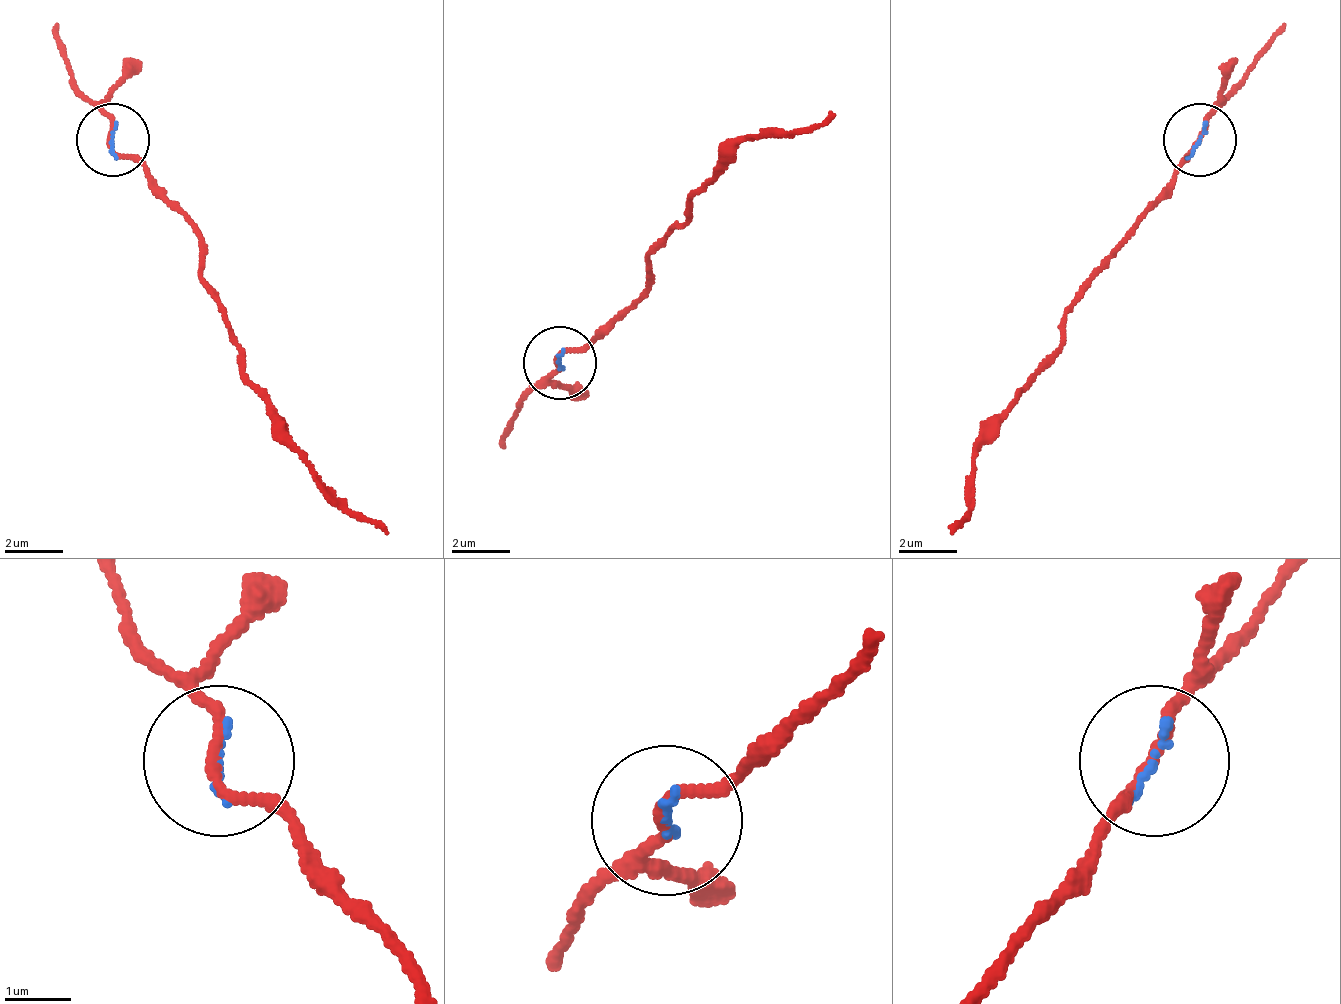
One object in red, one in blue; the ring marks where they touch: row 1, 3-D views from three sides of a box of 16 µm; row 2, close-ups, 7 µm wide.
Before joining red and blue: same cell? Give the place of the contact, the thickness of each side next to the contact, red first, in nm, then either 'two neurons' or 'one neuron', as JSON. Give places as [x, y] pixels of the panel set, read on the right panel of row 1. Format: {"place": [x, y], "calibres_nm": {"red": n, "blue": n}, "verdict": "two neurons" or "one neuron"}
{"place": [1200, 140], "calibres_nm": {"red": 150, "blue": 90}, "verdict": "one neuron"}

